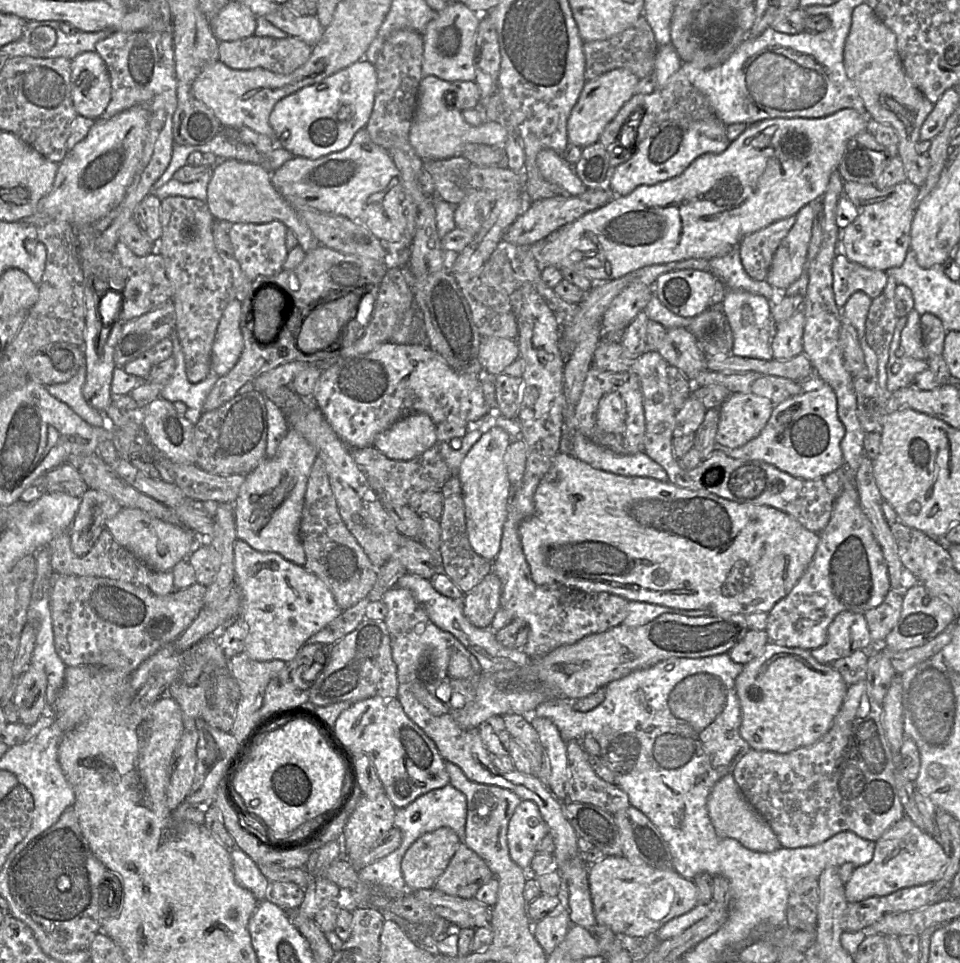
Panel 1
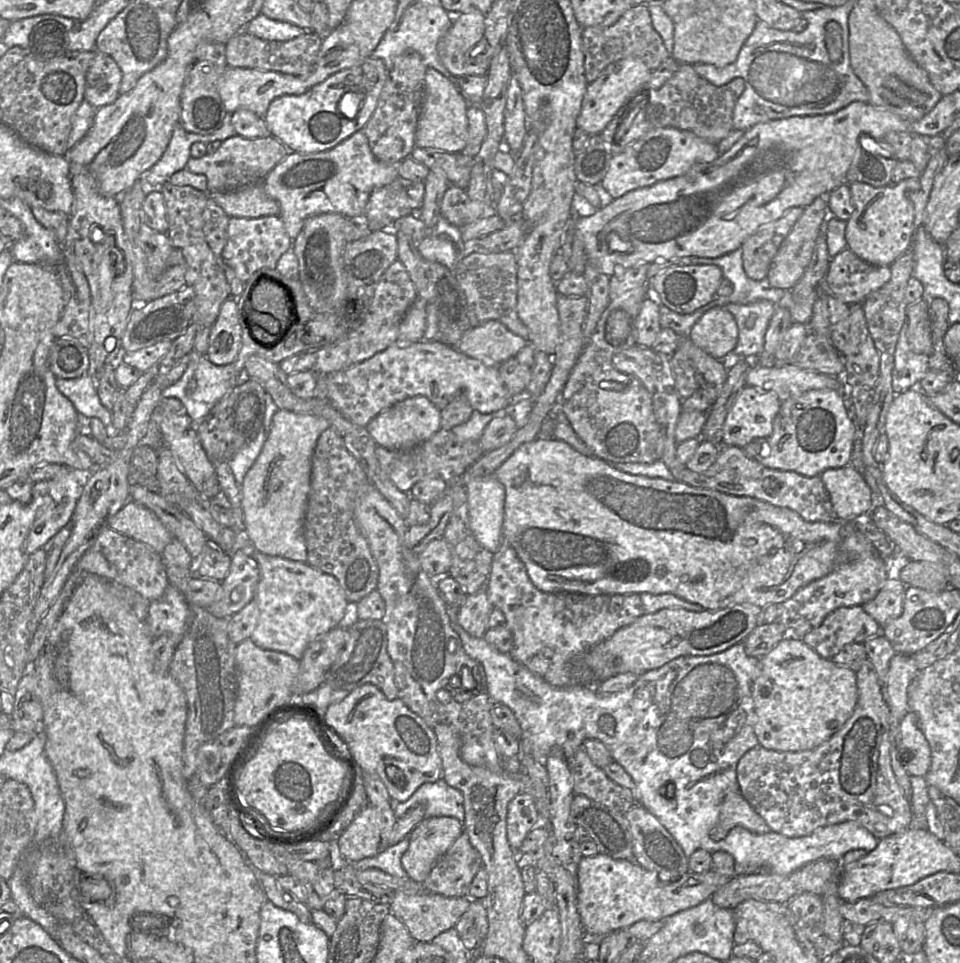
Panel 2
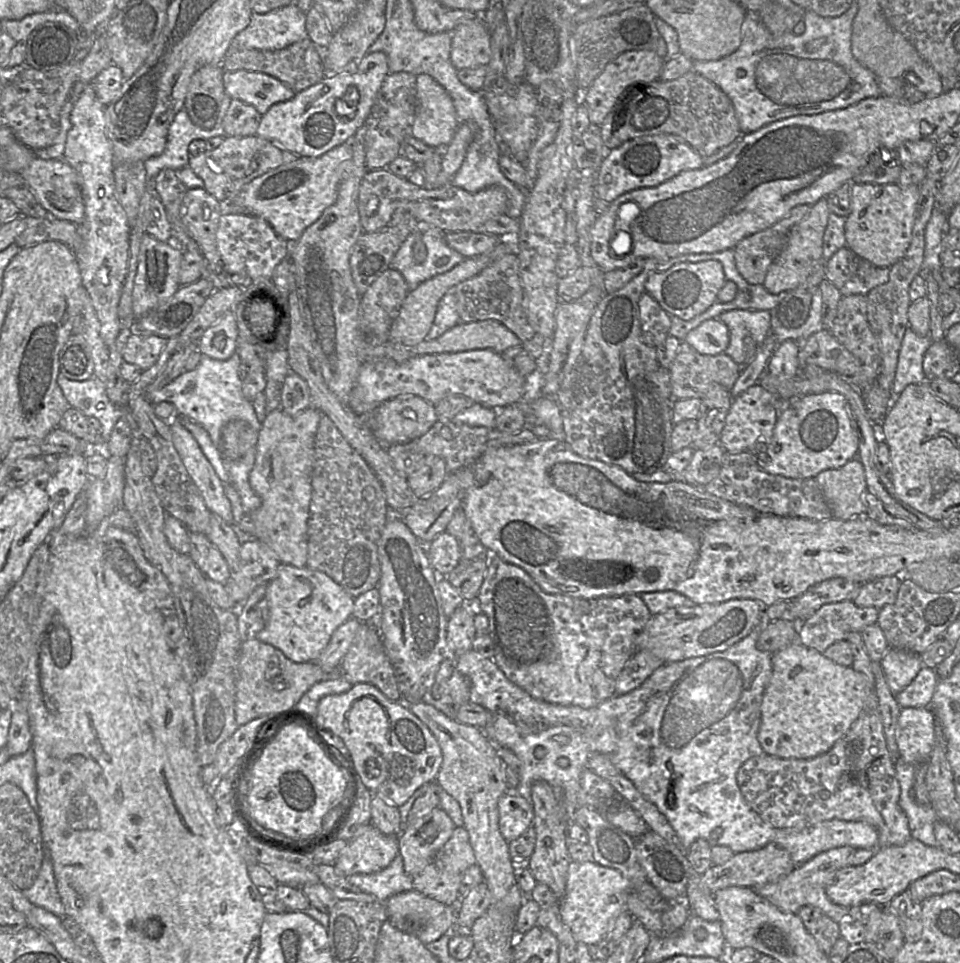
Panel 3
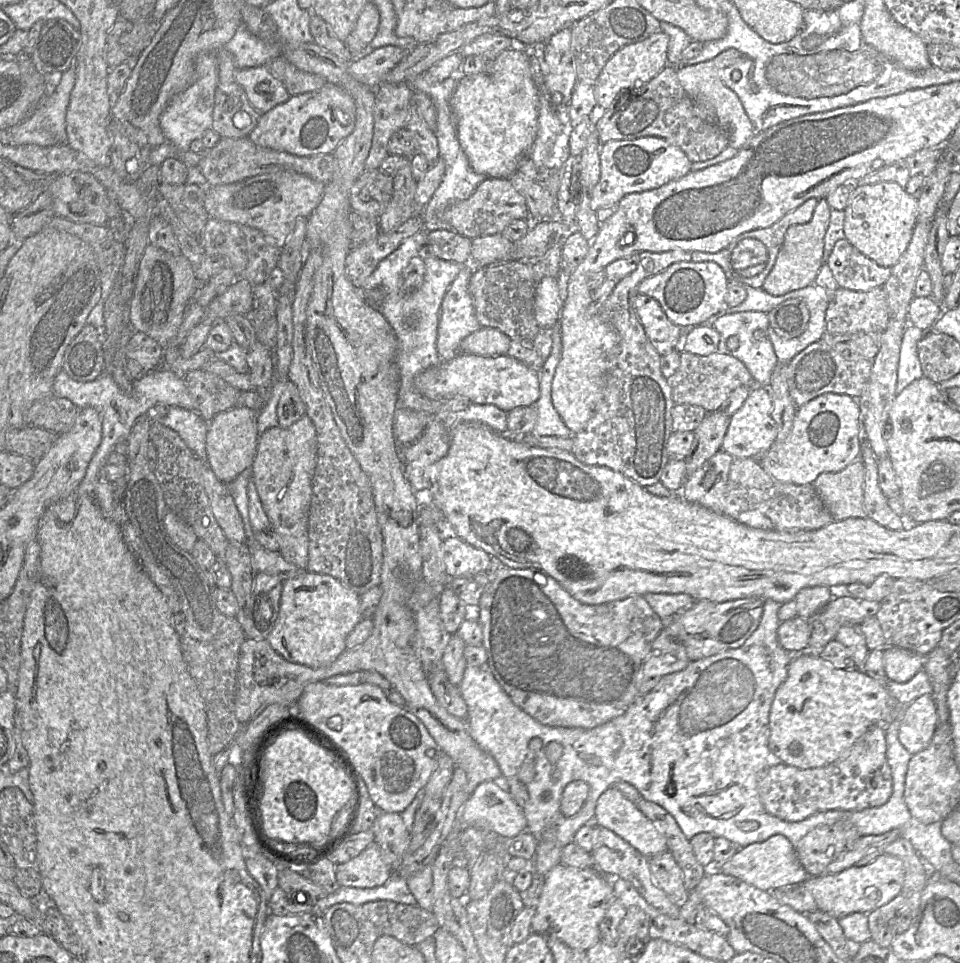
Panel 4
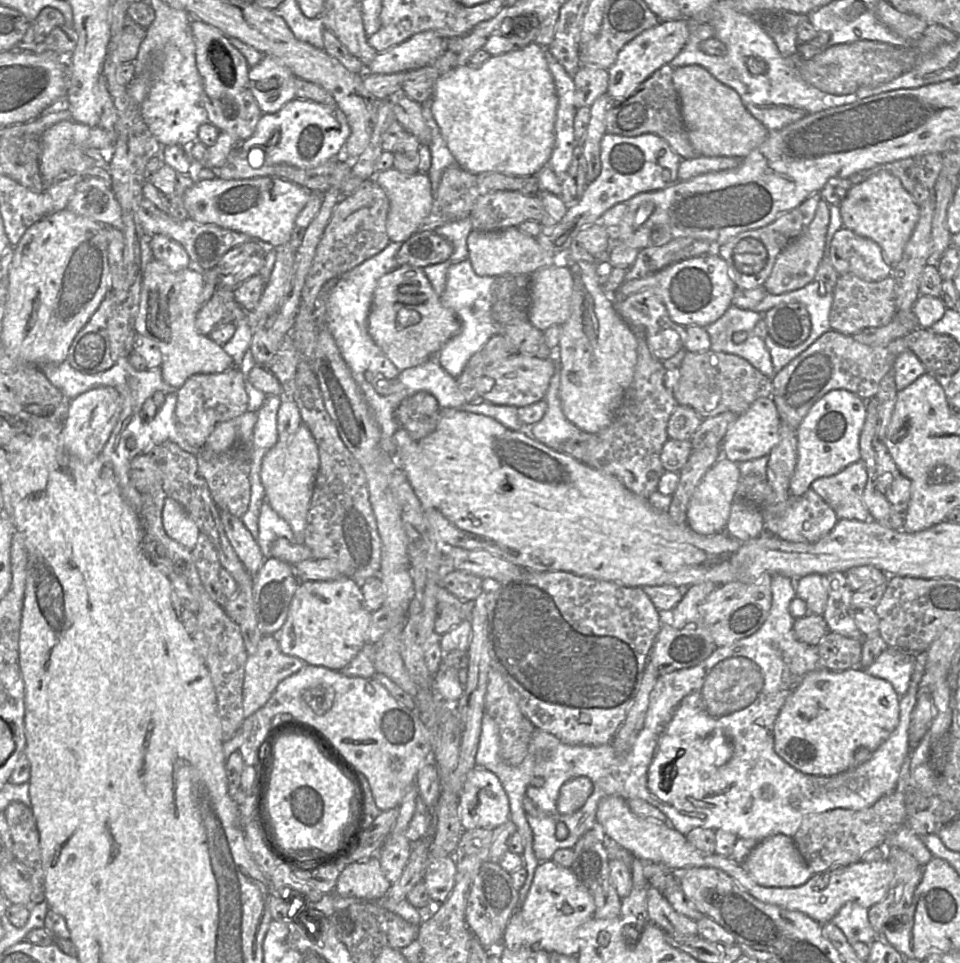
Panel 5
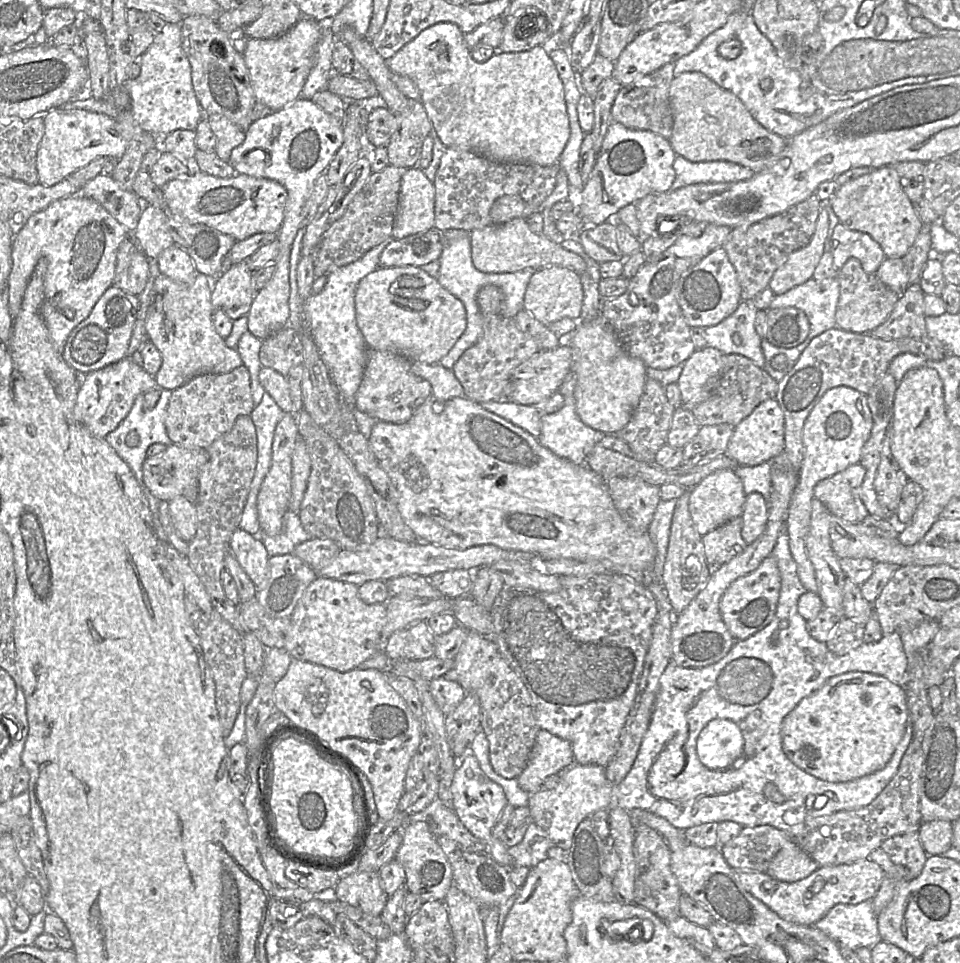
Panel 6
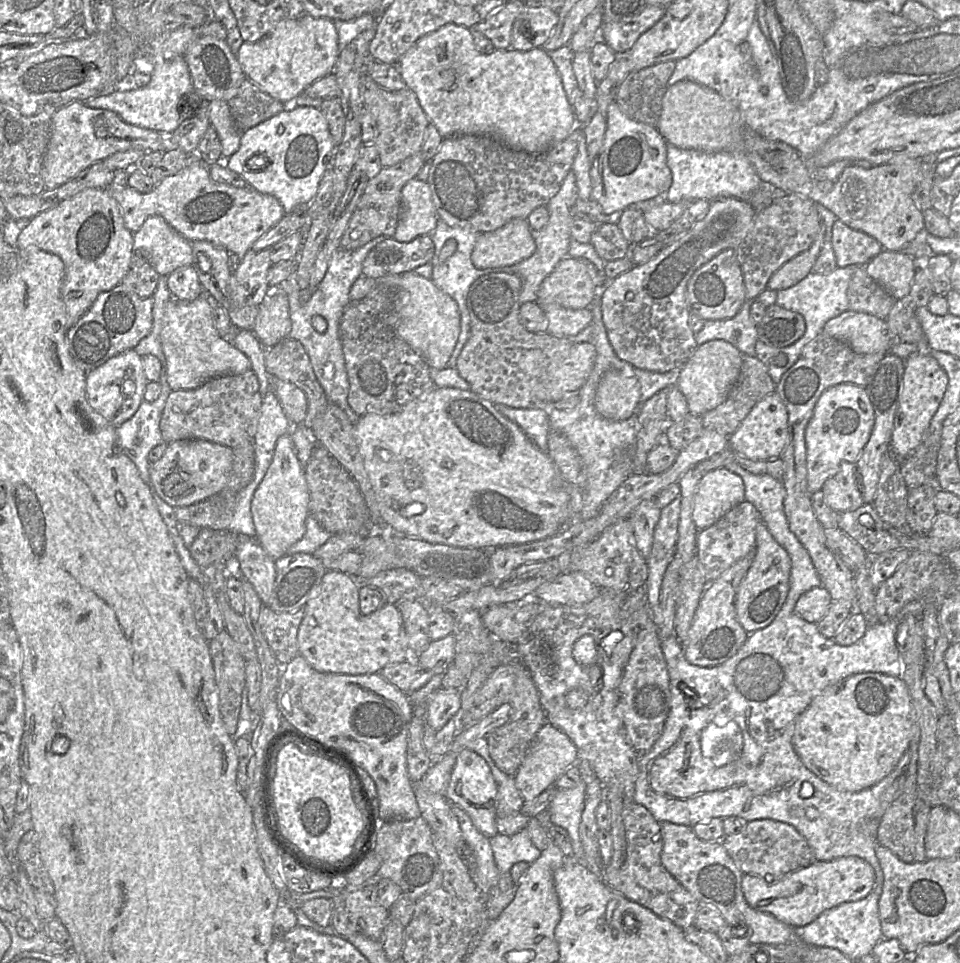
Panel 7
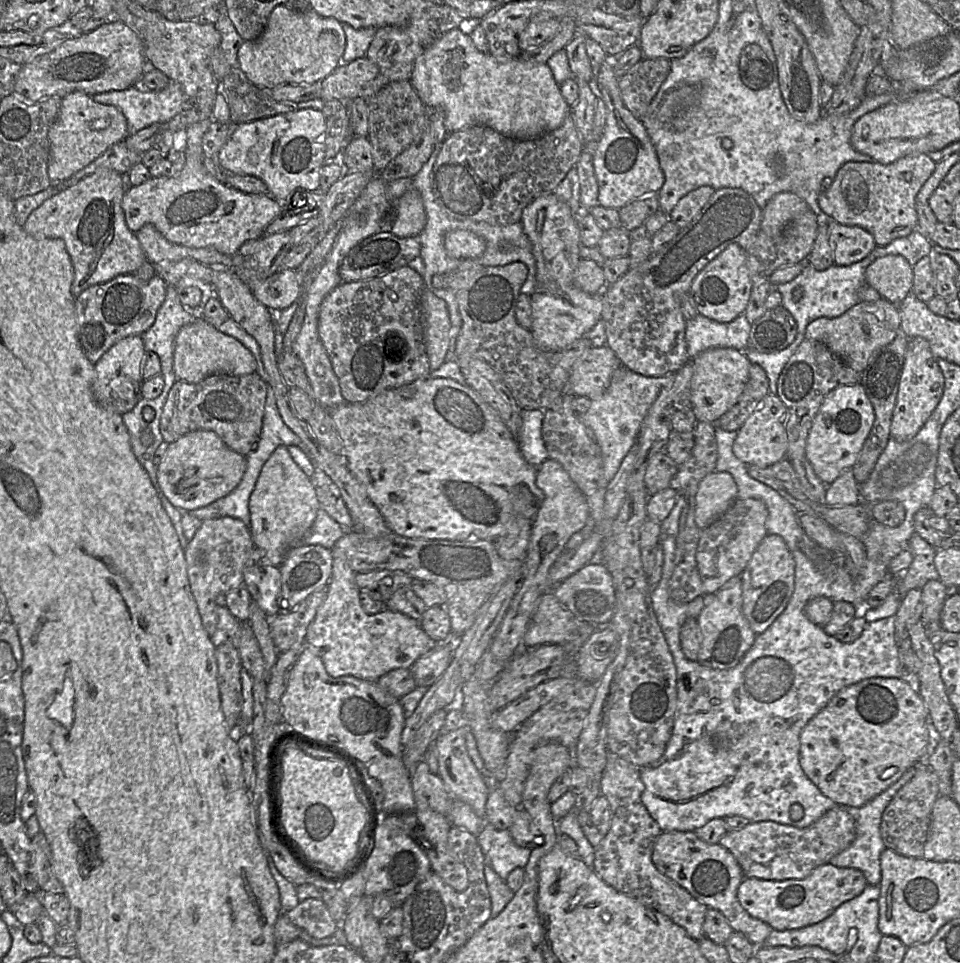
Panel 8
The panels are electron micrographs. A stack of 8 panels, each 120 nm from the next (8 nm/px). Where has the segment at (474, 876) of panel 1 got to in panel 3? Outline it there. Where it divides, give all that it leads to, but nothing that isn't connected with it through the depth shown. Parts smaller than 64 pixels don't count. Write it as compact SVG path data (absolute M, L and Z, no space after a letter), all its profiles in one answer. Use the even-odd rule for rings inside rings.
M456 827L450 839L443 845L441 849L438 850L438 852L435 854L435 856L430 861L430 863L420 873L411 876L413 889L443 904L457 907L457 917L458 917L458 905L459 905L459 900L461 900L459 896L459 887L461 884L461 880L463 878L465 871L470 866L475 864L476 864L476 859L475 859L474 851L470 844L469 834L467 830L464 827Z

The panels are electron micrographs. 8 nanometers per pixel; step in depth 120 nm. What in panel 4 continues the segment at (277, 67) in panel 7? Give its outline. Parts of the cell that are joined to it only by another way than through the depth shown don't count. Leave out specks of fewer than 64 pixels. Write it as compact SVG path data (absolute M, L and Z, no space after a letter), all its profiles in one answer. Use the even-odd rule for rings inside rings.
M267 65L238 69L235 81L244 89L249 102L261 114L286 102L291 94Z

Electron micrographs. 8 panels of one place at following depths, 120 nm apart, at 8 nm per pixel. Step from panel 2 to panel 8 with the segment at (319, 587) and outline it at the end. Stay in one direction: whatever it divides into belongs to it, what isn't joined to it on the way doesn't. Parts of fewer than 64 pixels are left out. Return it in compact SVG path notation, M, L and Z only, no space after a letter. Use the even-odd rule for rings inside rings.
M333 558L327 595L305 635L305 646L311 647L320 657L331 677L353 676L376 682L391 670L409 669L430 650L434 643L418 621L388 608L376 614L367 614L362 608L359 593L353 570L343 559Z

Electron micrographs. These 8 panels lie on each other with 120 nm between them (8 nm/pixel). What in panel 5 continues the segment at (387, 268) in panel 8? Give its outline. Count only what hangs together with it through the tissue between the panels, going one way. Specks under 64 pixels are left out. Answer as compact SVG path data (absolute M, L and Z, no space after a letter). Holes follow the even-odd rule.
M421 231L402 243L396 261L399 266L409 264L424 268L446 261L452 255L453 250L452 243L443 236L434 231Z

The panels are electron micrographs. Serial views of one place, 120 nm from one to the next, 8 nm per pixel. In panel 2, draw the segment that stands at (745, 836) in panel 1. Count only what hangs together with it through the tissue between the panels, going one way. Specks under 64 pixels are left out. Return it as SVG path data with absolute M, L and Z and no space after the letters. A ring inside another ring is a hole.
M738 790L727 792L721 803L719 821L710 832L710 838L723 840L729 831L741 826L756 834L765 834L771 829Z

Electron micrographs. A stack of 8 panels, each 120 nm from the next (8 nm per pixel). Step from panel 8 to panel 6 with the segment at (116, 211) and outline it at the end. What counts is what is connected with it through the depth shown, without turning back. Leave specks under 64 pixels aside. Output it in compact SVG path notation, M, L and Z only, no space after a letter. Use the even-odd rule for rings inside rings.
M80 193L67 196L33 214L13 238L12 269L8 278L9 313L14 319L41 257L49 261L44 279L41 315L55 347L62 353L72 330L85 320L113 284L119 245L130 236L102 205Z

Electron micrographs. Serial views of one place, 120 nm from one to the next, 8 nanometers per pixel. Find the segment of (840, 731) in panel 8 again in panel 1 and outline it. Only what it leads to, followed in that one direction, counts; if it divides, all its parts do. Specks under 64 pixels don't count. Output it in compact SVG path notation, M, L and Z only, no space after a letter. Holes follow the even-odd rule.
M769 641L758 657L743 666L735 680L742 720L740 735L757 751L788 753L809 746L831 728L848 690L840 673L819 663L811 650Z

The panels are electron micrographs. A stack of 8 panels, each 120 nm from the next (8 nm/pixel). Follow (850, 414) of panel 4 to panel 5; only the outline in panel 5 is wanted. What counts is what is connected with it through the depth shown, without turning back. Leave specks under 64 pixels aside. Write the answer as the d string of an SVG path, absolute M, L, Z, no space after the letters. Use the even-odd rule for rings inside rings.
M831 390L819 399L796 430L798 458L790 495L801 496L816 479L835 475L861 460L860 434L865 420L866 401L848 390Z

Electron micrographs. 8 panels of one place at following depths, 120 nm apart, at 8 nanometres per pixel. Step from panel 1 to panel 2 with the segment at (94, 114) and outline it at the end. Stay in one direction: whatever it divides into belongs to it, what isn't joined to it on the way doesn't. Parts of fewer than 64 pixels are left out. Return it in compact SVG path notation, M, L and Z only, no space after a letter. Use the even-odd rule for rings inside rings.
M97 52L86 73L84 100L94 109L115 102L121 80L122 72L113 58Z

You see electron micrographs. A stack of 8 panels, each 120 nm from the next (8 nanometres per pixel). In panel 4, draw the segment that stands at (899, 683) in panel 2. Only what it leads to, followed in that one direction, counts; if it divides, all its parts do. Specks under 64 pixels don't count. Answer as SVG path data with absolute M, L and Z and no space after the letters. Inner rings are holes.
M899 647L884 648L884 669L888 679L905 683L923 670L923 655Z

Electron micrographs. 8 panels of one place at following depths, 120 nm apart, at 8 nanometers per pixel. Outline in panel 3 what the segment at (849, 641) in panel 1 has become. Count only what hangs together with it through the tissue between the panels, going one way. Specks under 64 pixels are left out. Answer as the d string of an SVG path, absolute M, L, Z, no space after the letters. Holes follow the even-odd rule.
M849 600L824 604L810 618L798 623L797 640L802 645L823 653L832 644L847 640L849 633L861 633L867 626L877 623L878 614L879 609L875 607L859 607Z

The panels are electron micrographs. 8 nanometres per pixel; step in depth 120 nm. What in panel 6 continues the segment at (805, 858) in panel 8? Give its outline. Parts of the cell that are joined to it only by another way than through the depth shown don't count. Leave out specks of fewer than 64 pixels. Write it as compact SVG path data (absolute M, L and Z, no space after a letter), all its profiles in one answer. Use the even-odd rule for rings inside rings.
M770 825L744 827L736 838L720 848L734 870L764 873L789 839L792 838L787 833Z

